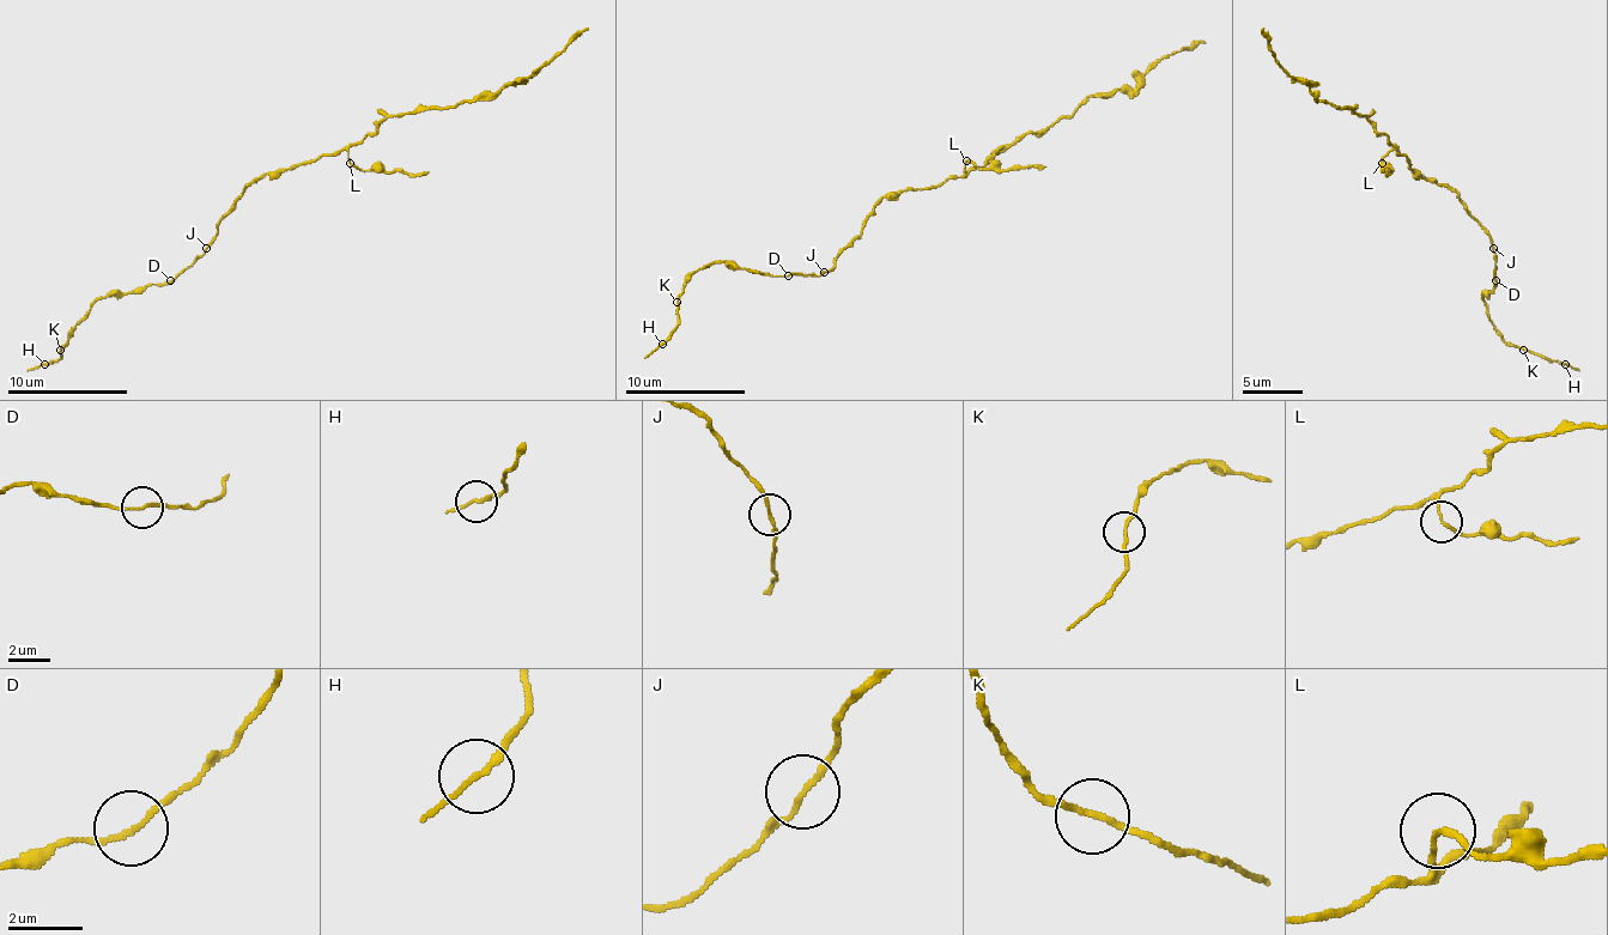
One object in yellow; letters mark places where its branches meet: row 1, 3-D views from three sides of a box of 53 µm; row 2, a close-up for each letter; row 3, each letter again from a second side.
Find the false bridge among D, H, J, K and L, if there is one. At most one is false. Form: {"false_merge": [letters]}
{"false_merge": []}

